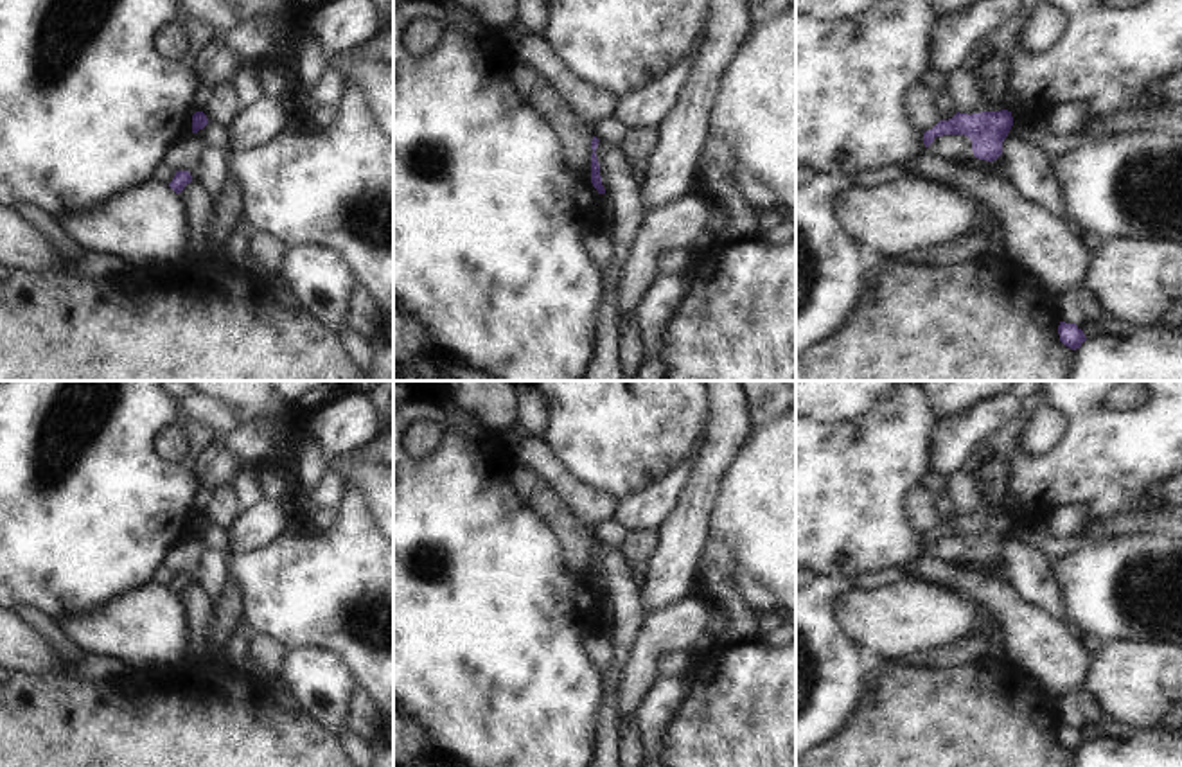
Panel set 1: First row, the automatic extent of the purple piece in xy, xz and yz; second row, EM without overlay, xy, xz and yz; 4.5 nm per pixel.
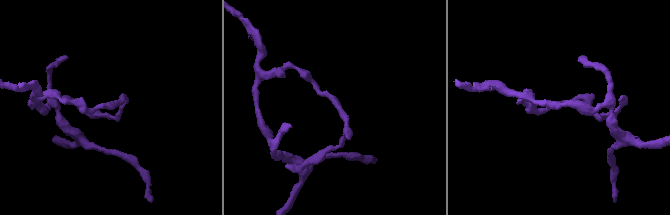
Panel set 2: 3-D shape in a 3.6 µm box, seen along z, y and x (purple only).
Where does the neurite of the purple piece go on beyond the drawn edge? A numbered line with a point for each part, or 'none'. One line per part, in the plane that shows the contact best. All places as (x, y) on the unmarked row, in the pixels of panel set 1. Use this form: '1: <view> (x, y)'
none

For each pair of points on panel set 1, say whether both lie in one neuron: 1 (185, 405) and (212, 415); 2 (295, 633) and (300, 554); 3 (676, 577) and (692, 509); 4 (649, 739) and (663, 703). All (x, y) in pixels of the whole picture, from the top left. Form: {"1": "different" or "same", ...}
{"1": "same", "2": "same", "3": "same", "4": "same"}

